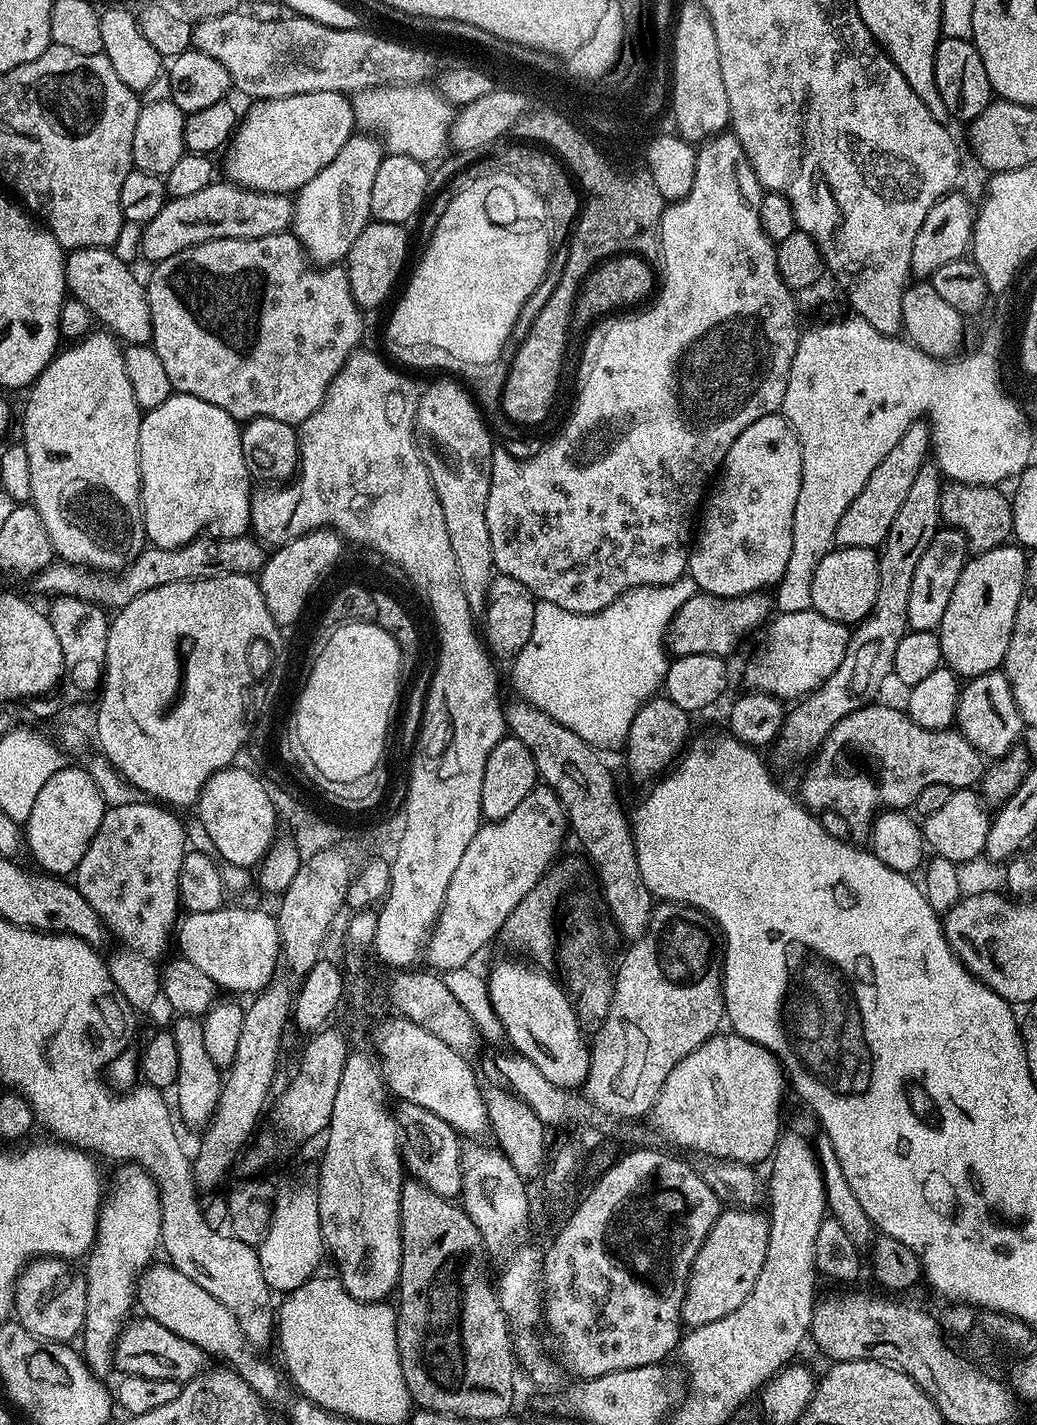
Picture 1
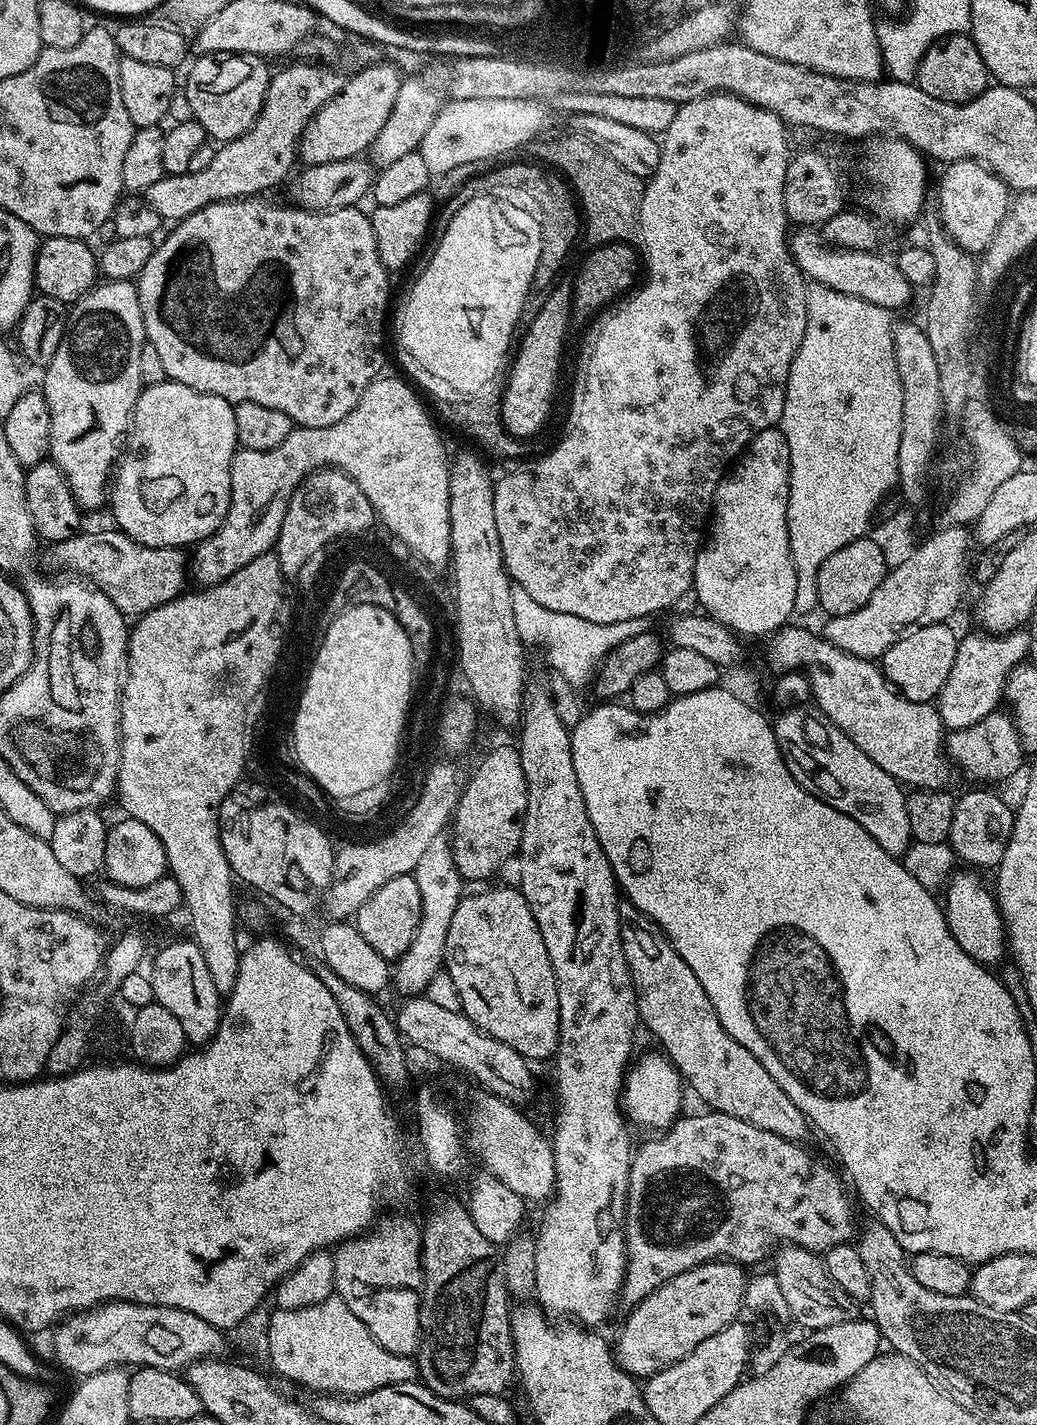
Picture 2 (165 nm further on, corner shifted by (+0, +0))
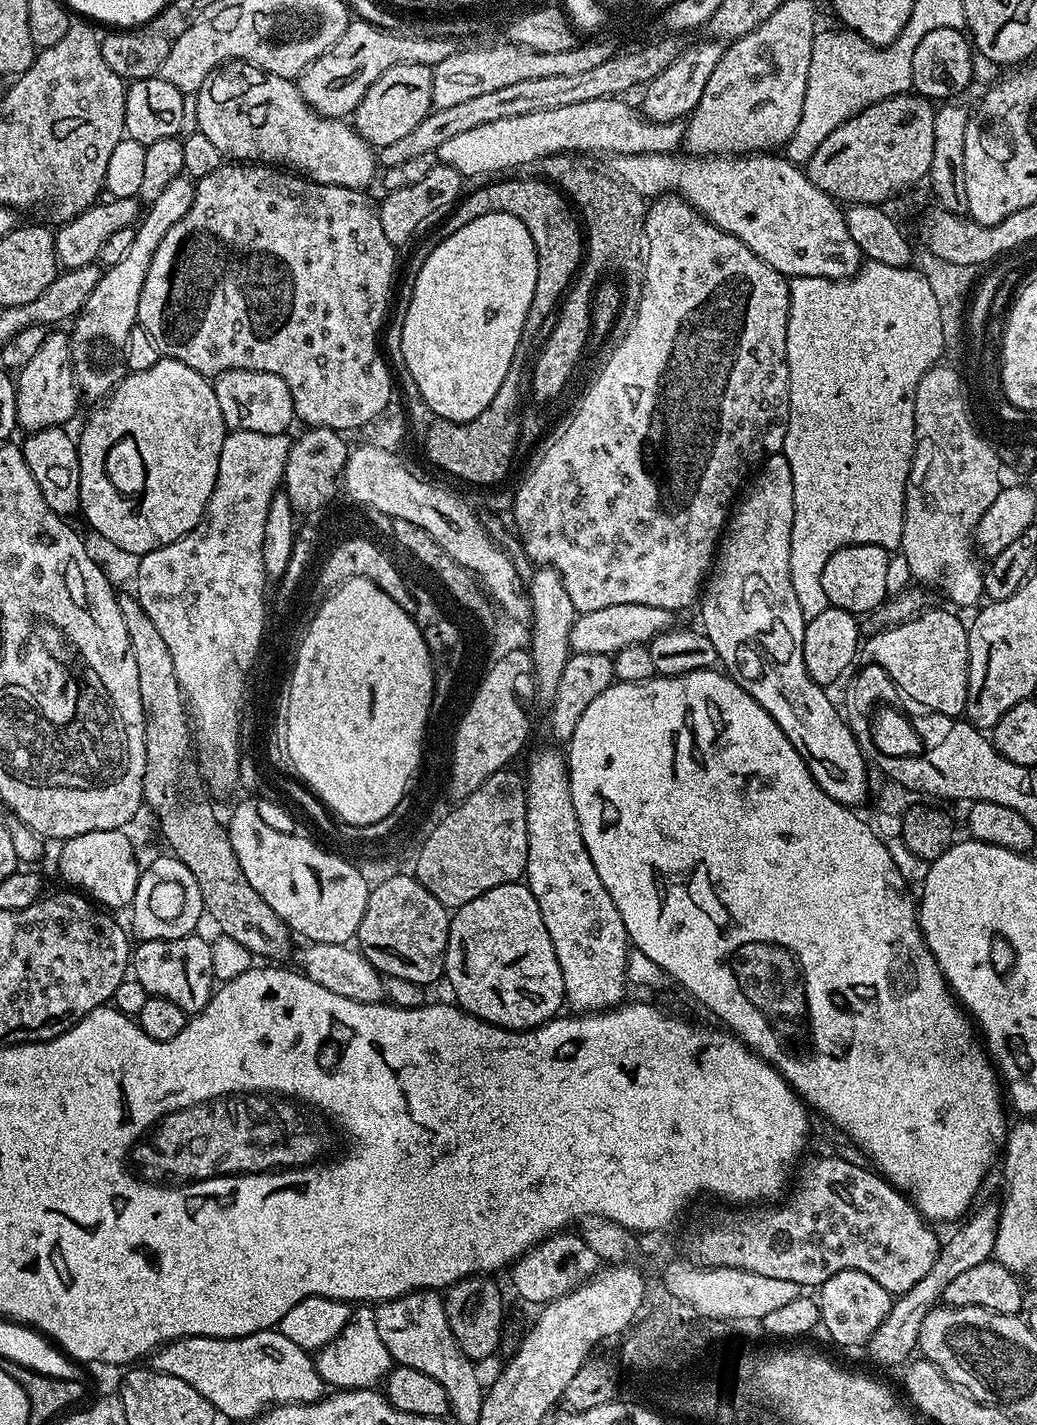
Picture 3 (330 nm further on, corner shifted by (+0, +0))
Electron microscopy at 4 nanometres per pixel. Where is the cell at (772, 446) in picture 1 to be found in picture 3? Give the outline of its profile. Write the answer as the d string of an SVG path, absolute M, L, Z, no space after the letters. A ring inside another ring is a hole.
M782 454L767 456L747 487L739 493L734 511L724 525L712 567L698 600L699 623L710 642L714 642L716 659L723 671L731 676L735 684L742 686L742 690L746 690L746 694L750 694L750 698L754 698L754 702L758 702L758 706L762 706L762 710L774 718L774 722L778 722L782 734L790 738L790 746L794 746L794 750L798 750L806 762L814 782L818 782L818 786L822 786L822 790L839 804L860 806L856 804L870 796L869 761L865 760L864 751L849 730L841 709L837 705L835 708L831 698L824 693L827 691L813 682L802 658L806 621L798 606L798 597L794 595L794 585L790 583L790 530L793 526L794 482L790 462L786 462Z

